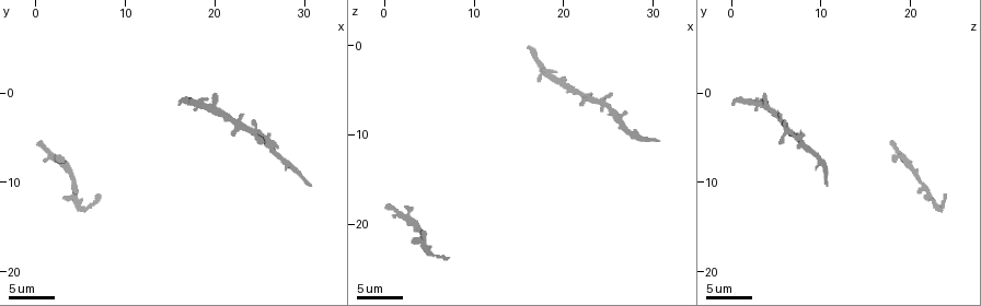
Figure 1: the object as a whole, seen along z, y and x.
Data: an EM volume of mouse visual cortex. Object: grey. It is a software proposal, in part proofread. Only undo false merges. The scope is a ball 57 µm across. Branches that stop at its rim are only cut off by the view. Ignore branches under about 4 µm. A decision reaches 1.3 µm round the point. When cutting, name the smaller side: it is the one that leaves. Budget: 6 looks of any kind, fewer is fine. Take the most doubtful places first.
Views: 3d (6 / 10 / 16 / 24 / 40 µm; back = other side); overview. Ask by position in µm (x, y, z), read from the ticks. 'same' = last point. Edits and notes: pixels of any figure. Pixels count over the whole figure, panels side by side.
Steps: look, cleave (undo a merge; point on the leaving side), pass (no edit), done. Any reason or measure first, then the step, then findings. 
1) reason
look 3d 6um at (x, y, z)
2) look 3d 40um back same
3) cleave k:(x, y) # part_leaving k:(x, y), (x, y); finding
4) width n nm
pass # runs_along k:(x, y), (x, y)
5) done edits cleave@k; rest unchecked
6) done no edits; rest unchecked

narrows sharply
look 3d 10um at (25.0, 4.6, 7.0)

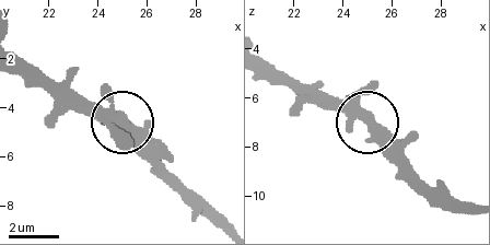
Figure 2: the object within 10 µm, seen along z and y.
pass # runs_along 2:(263, 58), (357, 111), (405, 159); one neuron here

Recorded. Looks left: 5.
three-way junction
look 3d 16um at (5.2, 12.8, 23.2)

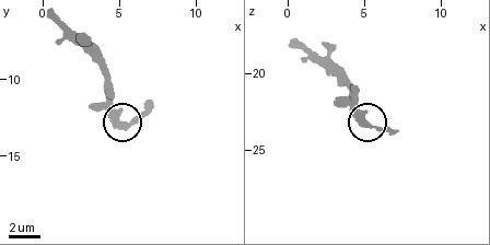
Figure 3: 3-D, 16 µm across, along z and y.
pass # continuous, no second neuron

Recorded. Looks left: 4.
thin neck
look 3d 16um at (4.2, 9.6, 20.6)

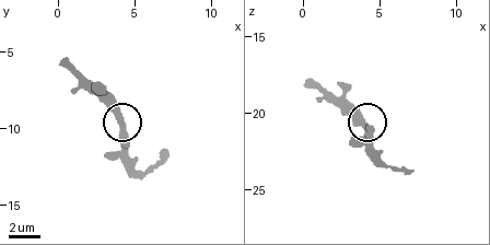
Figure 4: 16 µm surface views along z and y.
look 3d 16um back at (3.8, 9.6, 20.8)

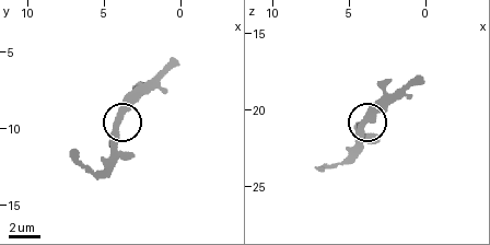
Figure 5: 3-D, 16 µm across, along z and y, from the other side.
pass # one neuron here

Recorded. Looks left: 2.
done no edits; rest unchecked

